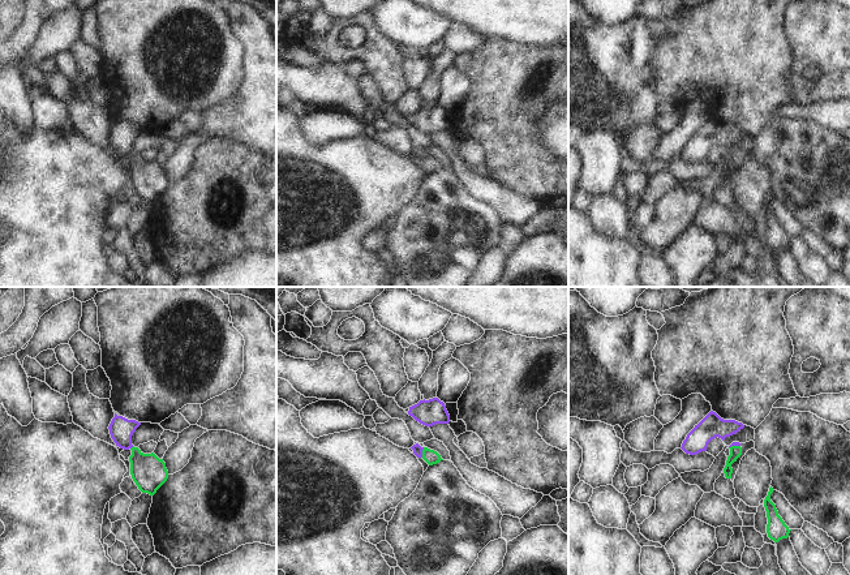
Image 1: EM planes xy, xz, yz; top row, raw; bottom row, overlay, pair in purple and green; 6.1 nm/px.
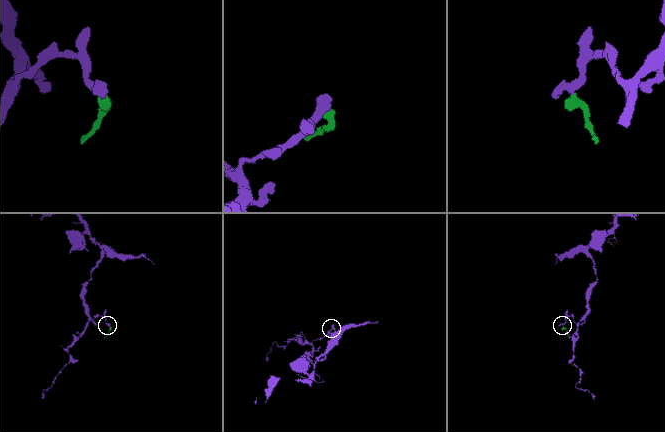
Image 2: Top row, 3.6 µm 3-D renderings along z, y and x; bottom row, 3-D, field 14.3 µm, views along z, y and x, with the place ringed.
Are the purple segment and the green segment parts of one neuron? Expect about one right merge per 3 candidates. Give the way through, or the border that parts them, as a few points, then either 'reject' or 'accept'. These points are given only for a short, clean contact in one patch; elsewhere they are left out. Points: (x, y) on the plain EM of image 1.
way xz (417, 158), (421, 161), (430, 164); accept

